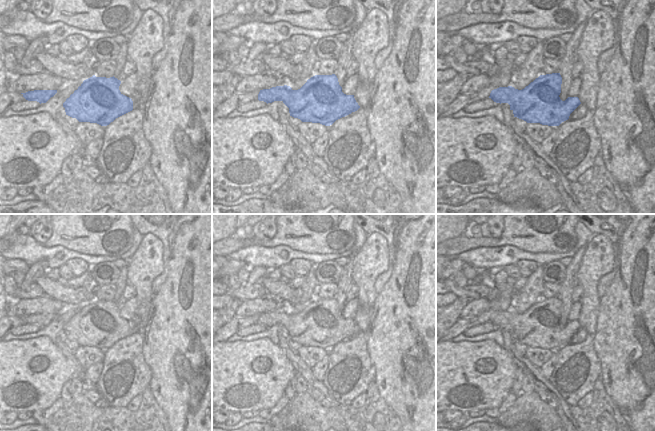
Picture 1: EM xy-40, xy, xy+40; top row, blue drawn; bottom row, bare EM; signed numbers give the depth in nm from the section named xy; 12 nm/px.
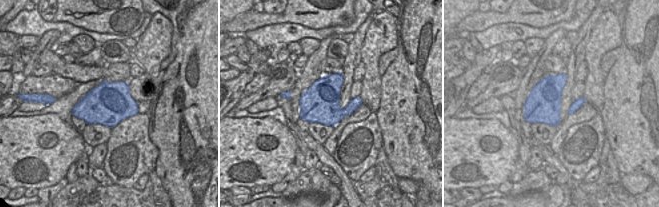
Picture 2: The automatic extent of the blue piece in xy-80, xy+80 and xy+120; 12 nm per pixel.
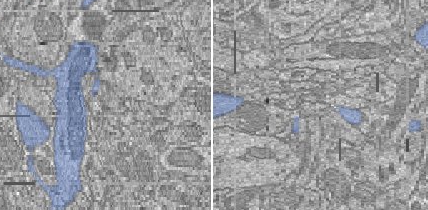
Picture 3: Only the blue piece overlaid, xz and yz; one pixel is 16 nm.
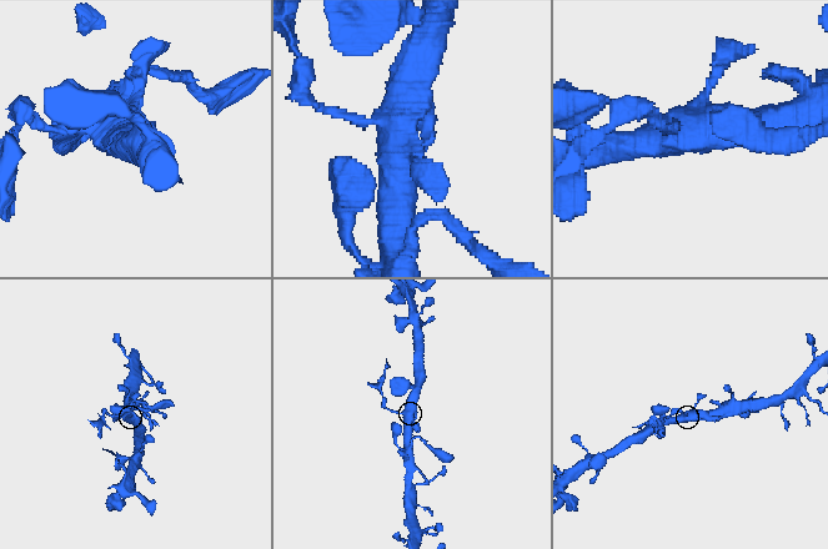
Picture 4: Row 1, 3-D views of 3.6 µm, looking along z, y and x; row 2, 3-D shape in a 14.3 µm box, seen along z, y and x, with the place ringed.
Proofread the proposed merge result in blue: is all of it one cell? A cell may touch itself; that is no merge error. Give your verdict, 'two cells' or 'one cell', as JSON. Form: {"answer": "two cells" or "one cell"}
{"answer": "two cells"}

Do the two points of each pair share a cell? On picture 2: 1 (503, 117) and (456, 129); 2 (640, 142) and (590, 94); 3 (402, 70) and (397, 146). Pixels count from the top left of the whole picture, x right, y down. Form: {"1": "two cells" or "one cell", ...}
{"1": "two cells", "2": "two cells", "3": "one cell"}

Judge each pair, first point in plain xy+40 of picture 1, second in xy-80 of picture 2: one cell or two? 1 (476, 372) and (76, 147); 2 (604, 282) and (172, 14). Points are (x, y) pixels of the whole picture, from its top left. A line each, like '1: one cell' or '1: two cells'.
1: one cell
2: one cell

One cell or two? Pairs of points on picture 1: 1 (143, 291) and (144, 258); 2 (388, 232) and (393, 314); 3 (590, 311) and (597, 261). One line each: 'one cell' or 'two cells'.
1: one cell
2: two cells
3: one cell

